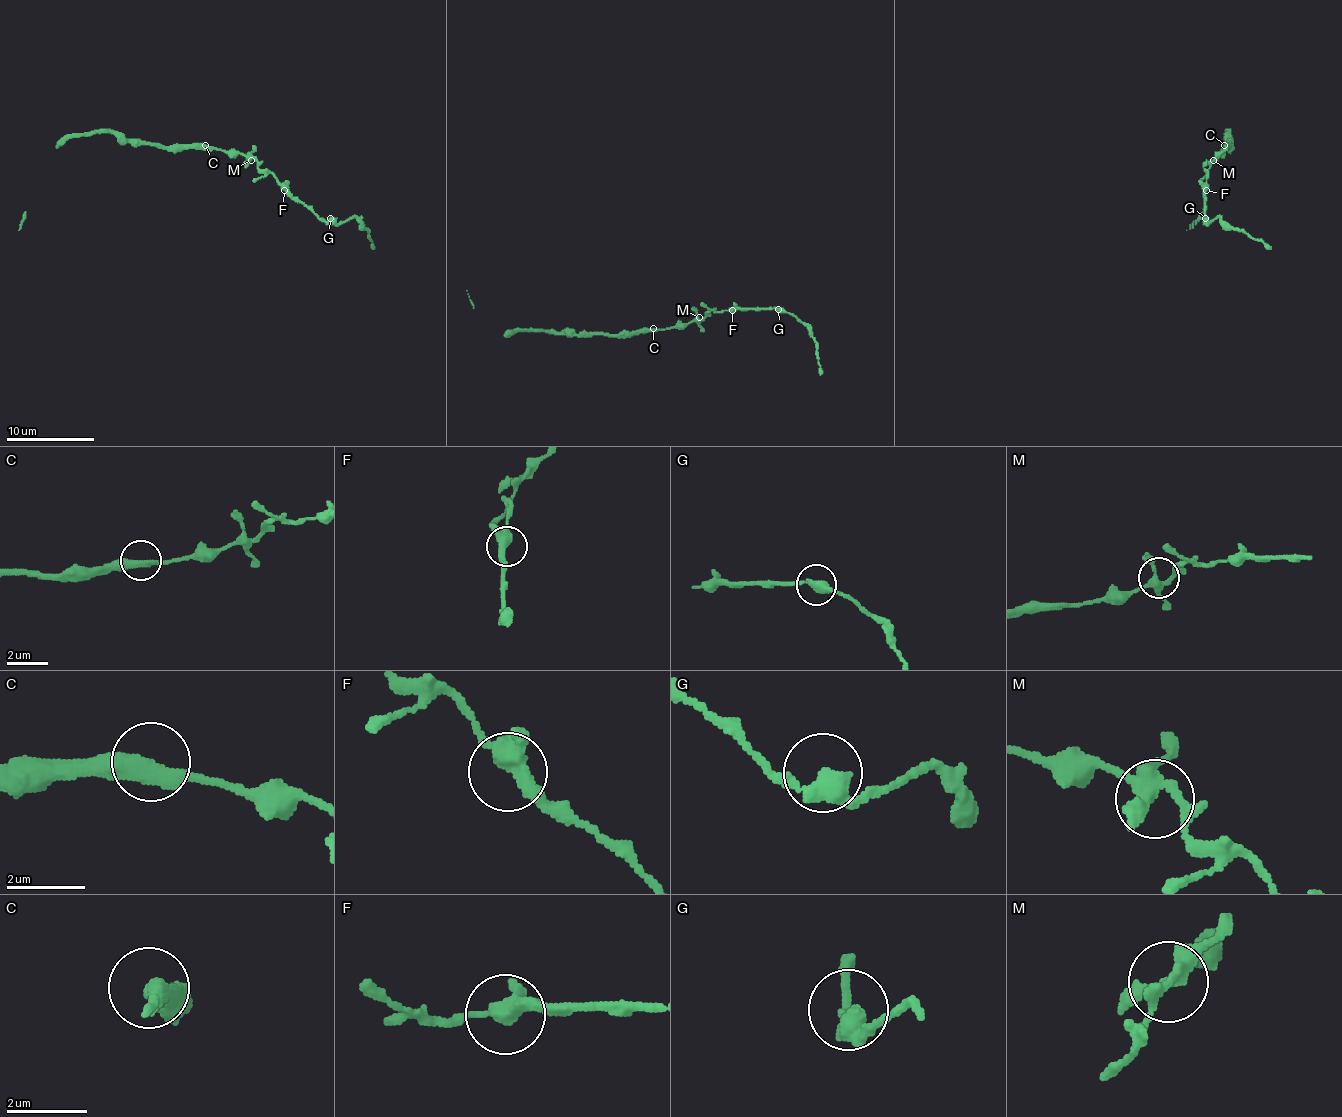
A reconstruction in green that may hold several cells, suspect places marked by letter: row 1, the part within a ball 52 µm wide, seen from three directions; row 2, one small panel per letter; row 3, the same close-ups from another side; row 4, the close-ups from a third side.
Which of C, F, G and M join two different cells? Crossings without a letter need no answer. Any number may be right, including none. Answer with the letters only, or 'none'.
none

